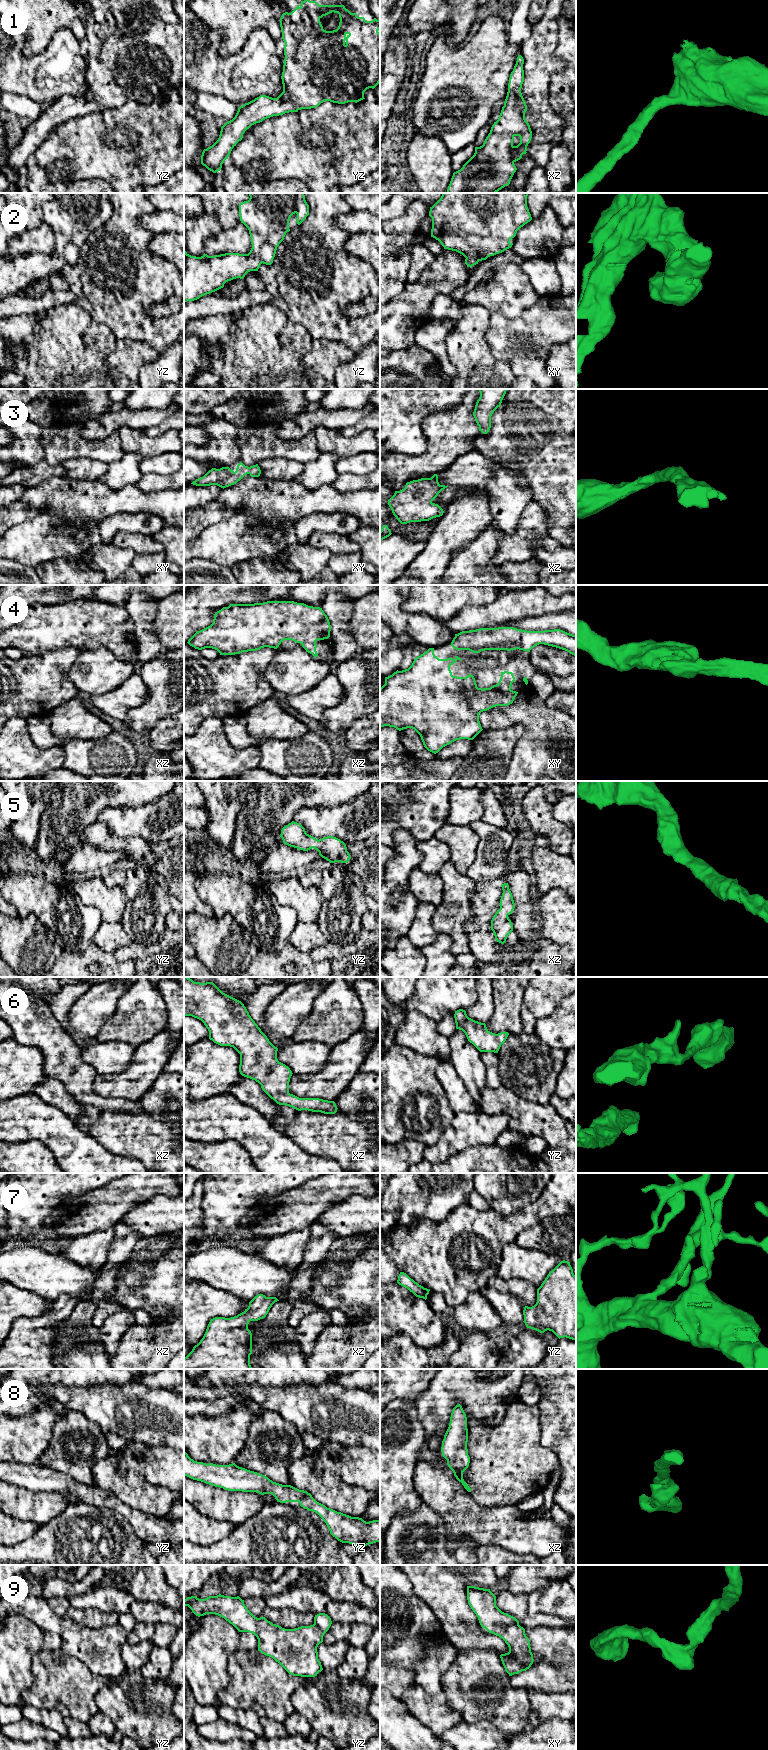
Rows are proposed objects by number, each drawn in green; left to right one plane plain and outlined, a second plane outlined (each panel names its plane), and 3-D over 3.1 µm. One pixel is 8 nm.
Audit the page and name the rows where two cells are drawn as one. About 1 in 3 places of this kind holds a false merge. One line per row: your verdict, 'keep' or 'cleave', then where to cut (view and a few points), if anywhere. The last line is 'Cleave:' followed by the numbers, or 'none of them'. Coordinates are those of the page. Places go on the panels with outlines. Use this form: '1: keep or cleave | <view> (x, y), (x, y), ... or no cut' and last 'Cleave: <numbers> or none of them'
1: keep | no cut
2: keep | no cut
3: keep | no cut
4: keep | no cut
5: keep | no cut
6: keep | no cut
7: keep | no cut
8: keep | no cut
9: keep | no cut
Cleave: none of them

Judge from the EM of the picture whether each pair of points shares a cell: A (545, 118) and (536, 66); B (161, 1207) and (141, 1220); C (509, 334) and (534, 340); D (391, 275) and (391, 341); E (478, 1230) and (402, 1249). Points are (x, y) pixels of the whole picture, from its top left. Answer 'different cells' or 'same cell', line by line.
A: same cell
B: same cell
C: same cell
D: different cells
E: same cell

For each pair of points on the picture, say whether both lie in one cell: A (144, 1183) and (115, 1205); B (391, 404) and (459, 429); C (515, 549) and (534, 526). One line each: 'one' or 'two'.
A: one
B: two
C: one

